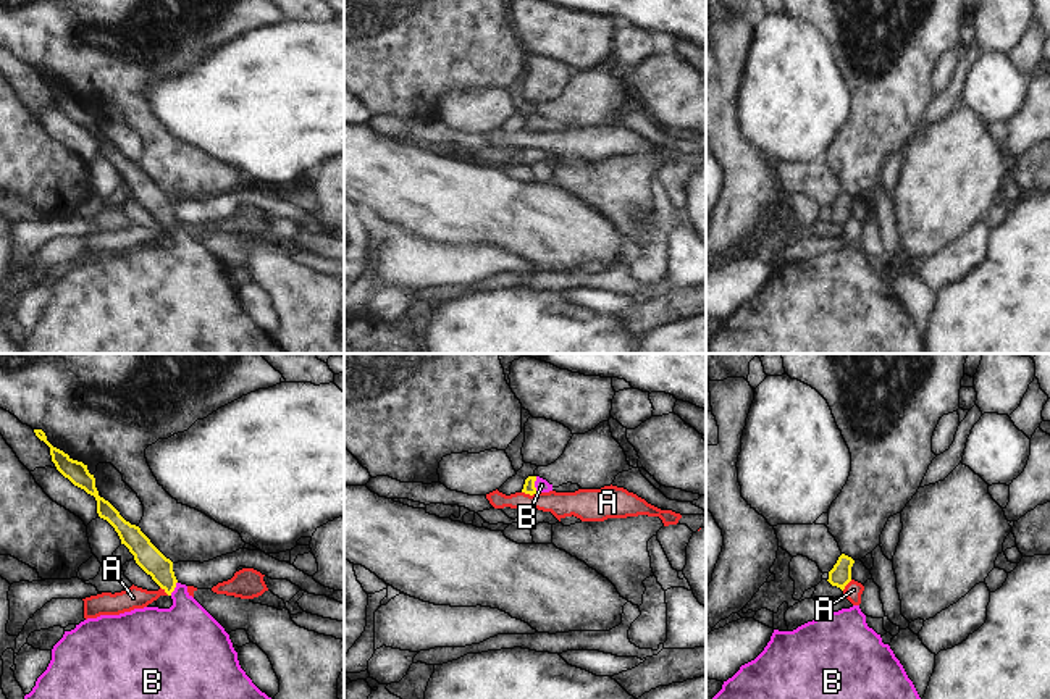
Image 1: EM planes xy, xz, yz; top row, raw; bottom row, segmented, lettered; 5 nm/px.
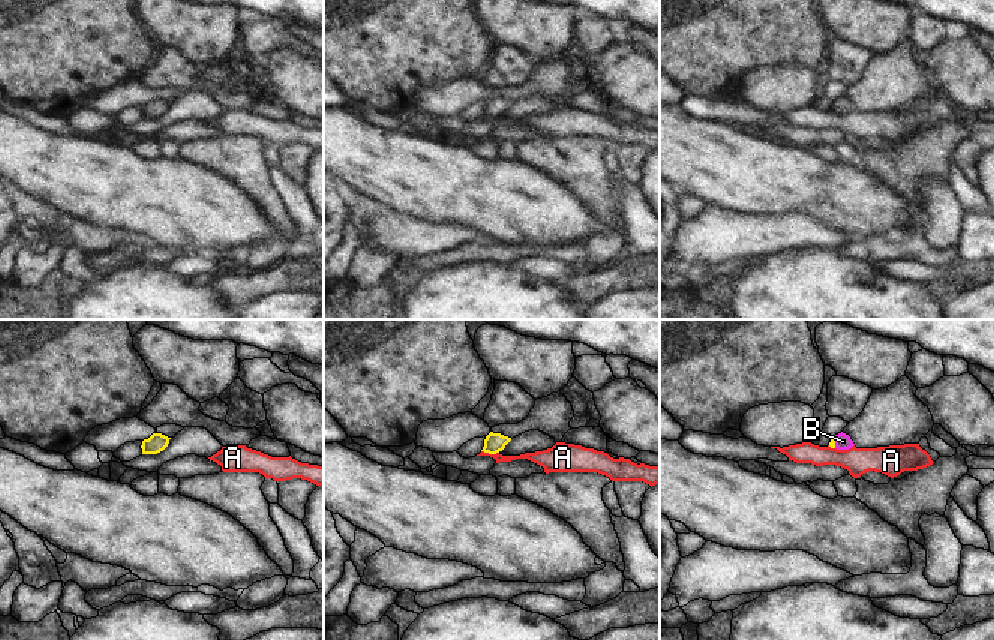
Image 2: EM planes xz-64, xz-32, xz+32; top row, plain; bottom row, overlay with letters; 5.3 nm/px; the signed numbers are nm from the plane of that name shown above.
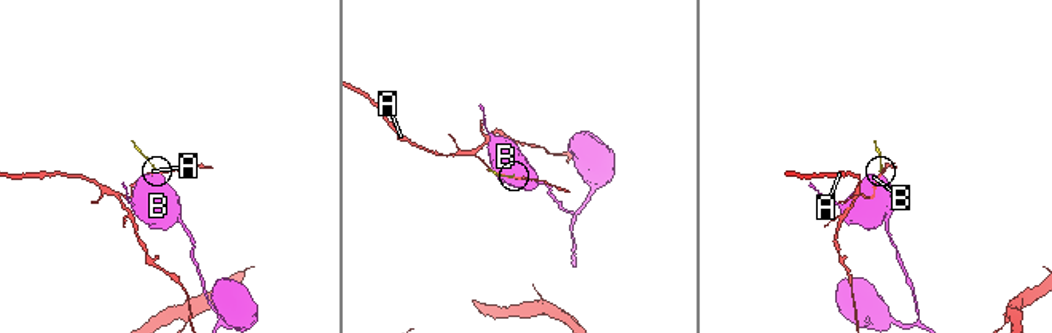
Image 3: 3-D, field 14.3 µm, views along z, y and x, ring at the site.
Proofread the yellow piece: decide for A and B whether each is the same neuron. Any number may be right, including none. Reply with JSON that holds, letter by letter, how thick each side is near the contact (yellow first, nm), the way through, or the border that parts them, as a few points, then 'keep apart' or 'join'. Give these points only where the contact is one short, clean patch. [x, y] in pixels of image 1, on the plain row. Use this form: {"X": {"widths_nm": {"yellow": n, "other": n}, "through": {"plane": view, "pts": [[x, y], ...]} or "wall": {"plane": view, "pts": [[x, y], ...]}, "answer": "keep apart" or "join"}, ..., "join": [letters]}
{"A": {"widths_nm": {"yellow": 60, "other": 130}, "wall": {"plane": "xz", "pts": [[522, 129], [537, 131]]}, "answer": "keep apart"}, "B": {"widths_nm": {"yellow": 60, "other": 70}, "through": {"plane": "xz", "pts": [[529, 126], [533, 123], [541, 123]]}, "answer": "join"}, "join": ["B"]}

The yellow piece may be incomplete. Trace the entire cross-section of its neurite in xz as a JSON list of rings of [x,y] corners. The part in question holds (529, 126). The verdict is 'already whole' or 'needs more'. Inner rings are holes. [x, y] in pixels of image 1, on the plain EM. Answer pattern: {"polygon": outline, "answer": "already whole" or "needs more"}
{"polygon": [[[528,115],[522,128],[522,131],[530,134],[536,131],[549,131],[549,129],[552,129],[552,123],[549,123],[546,118],[540,115]]], "answer": "needs more"}

